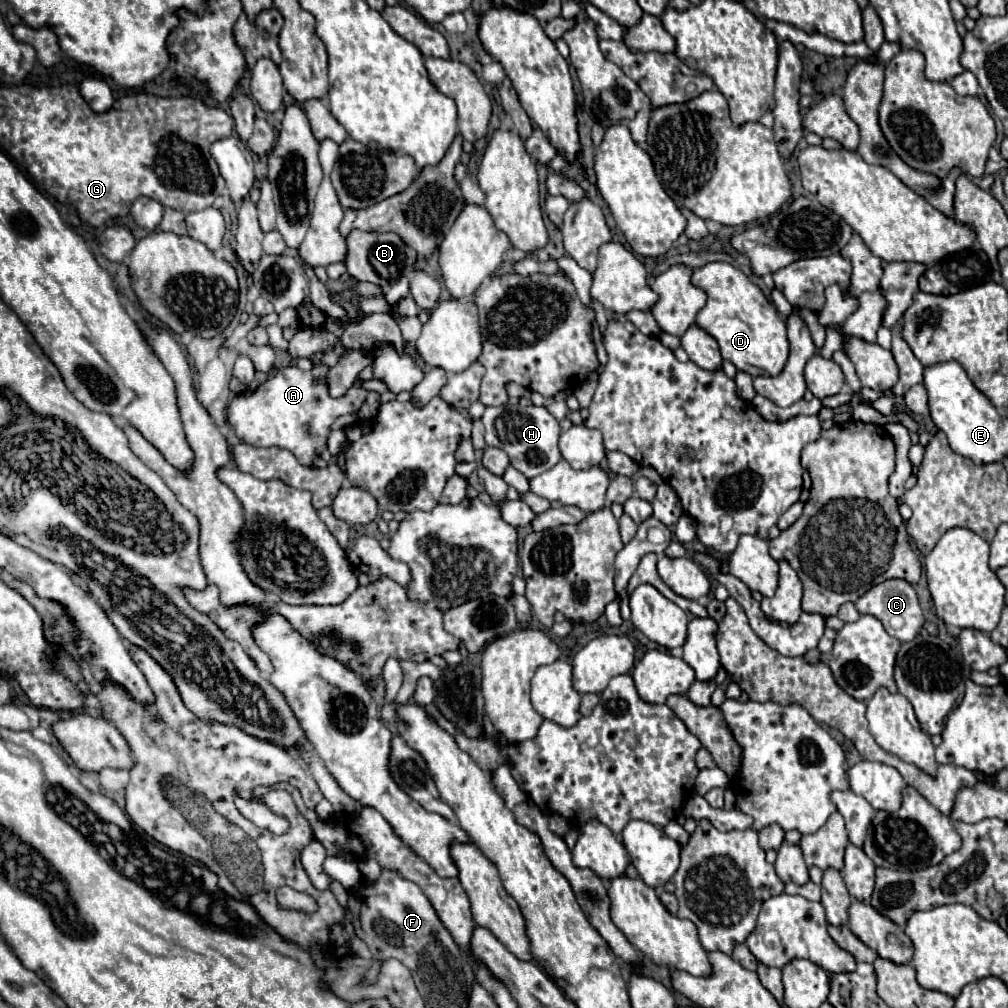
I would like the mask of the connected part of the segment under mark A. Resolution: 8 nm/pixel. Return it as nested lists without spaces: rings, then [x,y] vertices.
[[[294,365],[284,367],[276,377],[262,383],[256,391],[244,391],[236,395],[228,405],[228,423],[232,425],[236,437],[242,443],[248,443],[252,447],[282,447],[296,455],[296,459],[306,465],[314,467],[314,457],[320,455],[326,449],[326,441],[330,435],[330,425],[346,413],[356,413],[366,395],[368,389],[362,387],[362,379],[356,379],[352,387],[342,397],[330,397],[328,385],[320,383],[314,385],[314,379],[326,377],[330,367],[316,367],[310,371],[300,371]]]

